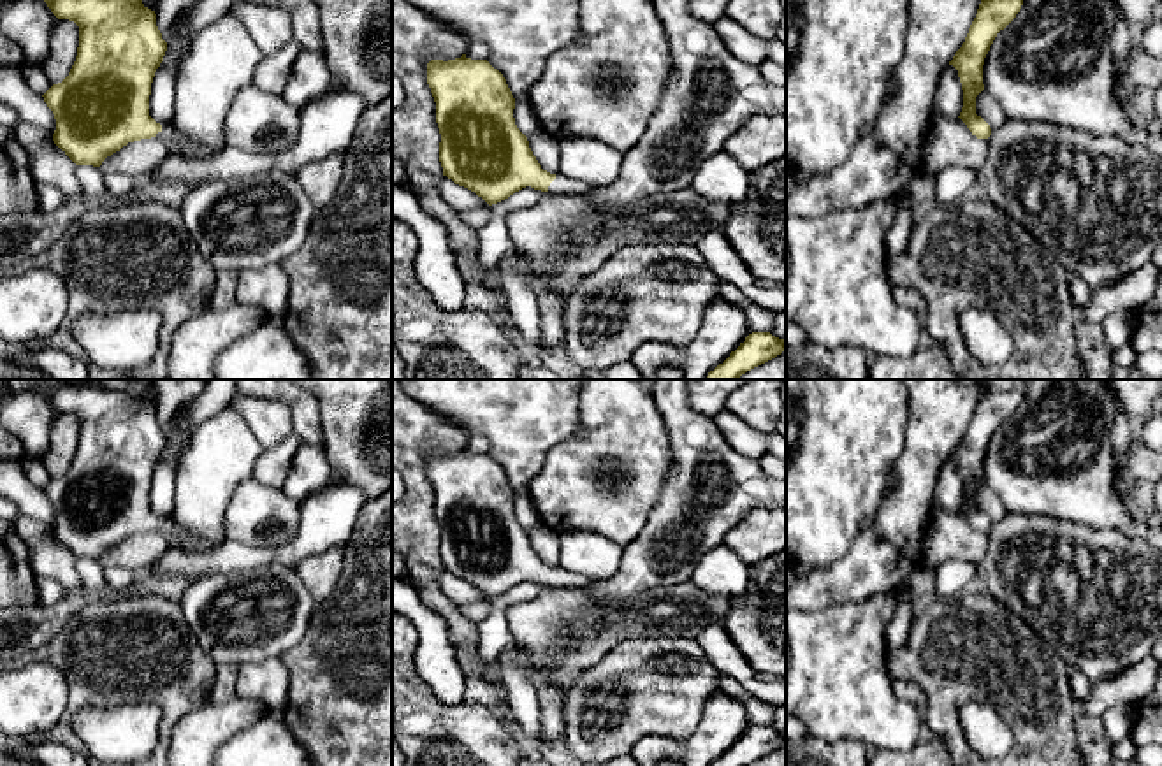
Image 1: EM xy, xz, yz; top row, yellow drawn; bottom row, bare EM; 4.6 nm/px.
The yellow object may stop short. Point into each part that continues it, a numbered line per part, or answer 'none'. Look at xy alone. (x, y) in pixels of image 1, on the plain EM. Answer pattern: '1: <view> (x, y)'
1: xy (169, 529)

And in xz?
1: xz (561, 577)

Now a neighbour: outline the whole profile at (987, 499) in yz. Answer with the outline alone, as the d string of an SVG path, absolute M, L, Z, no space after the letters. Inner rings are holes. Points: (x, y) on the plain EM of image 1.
M986 483L976 490L976 508L990 518L991 525L1007 515L1007 509L1000 502L999 495Z

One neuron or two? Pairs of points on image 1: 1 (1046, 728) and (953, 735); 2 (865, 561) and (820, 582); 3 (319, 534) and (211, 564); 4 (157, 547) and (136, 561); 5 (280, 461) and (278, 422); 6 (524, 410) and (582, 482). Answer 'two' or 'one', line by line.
1: one
2: one
3: one
4: one
5: two
6: two

